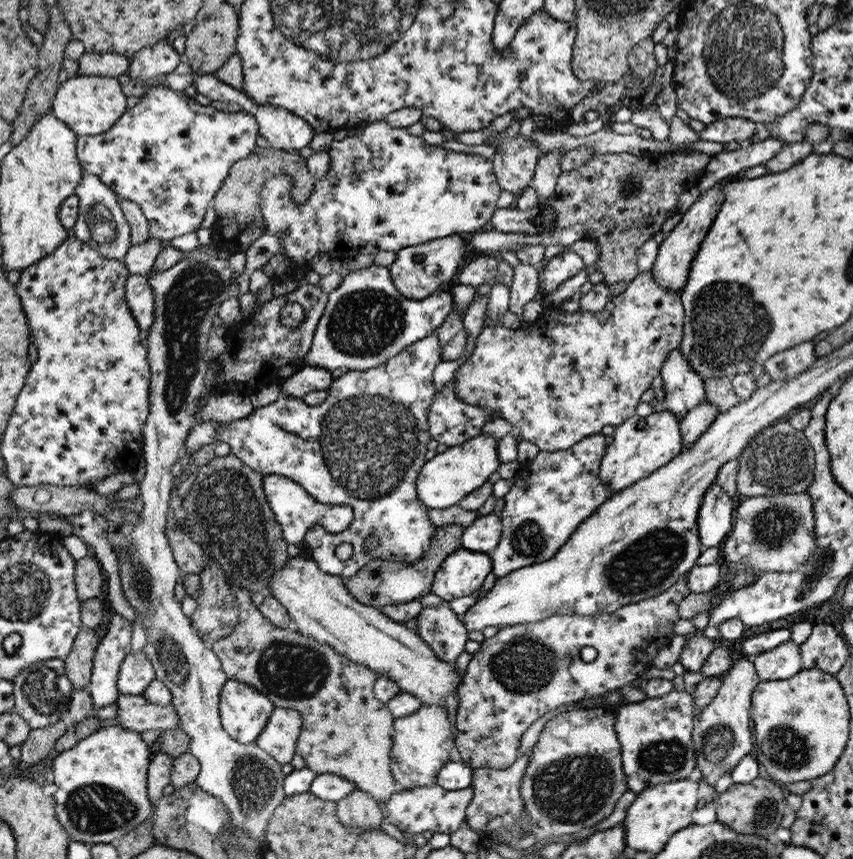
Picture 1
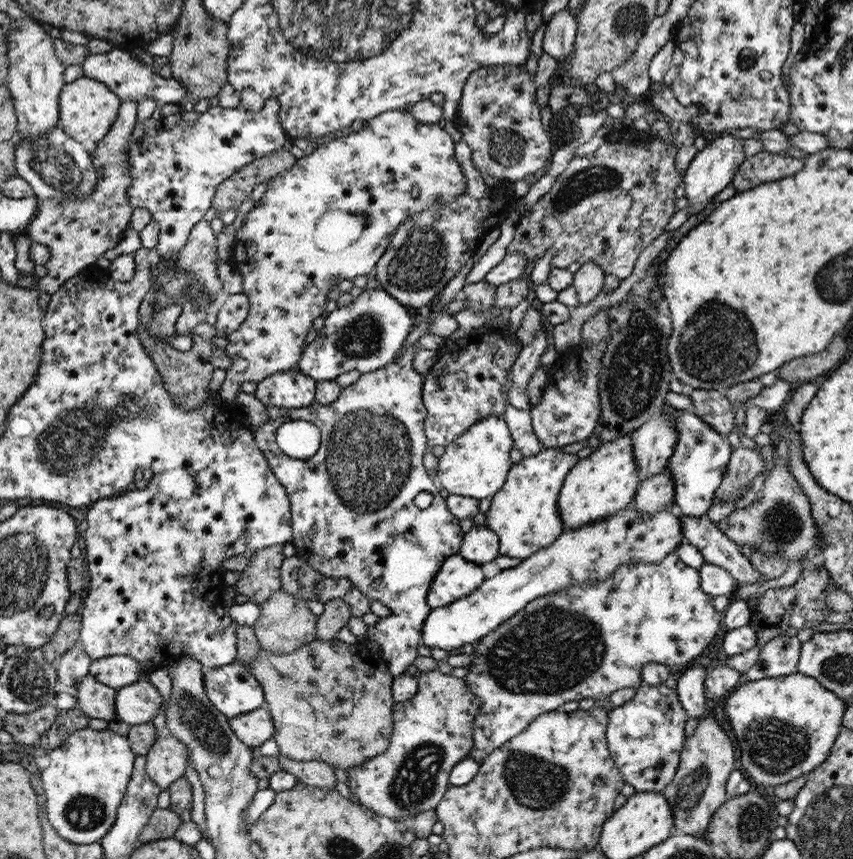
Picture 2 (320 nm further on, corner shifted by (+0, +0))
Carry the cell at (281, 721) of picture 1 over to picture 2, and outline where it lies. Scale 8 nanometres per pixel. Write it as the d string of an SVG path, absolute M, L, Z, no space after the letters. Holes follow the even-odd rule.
M268 708L253 710L240 717L229 718L234 734L250 747L258 748L276 732Z

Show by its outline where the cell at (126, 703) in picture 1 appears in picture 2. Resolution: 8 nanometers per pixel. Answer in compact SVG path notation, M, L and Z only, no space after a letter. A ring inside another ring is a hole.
M88 673L83 676L76 687L77 706L89 718L103 718L110 724L117 721L115 713L116 689L98 682Z

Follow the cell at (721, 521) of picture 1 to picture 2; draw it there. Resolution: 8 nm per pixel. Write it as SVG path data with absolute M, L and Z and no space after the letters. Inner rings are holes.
M664 404L661 414L675 418L678 430L678 442L665 468L669 470L674 481L675 500L684 515L704 517L712 506L717 504L716 492L724 480L722 475L727 471L728 460L732 456L733 444L720 436L714 427L702 421L693 412L676 409Z

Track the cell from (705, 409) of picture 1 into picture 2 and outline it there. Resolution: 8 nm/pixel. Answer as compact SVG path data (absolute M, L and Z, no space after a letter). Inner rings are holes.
M667 468L641 481L633 498L634 507L645 514L656 514L675 500L674 481Z

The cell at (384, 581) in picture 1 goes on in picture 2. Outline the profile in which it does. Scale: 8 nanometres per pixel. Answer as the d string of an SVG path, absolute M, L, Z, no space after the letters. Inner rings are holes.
M332 599L324 604L324 611L316 621L315 640L335 638L342 627L346 627L348 619L353 615L343 599Z

